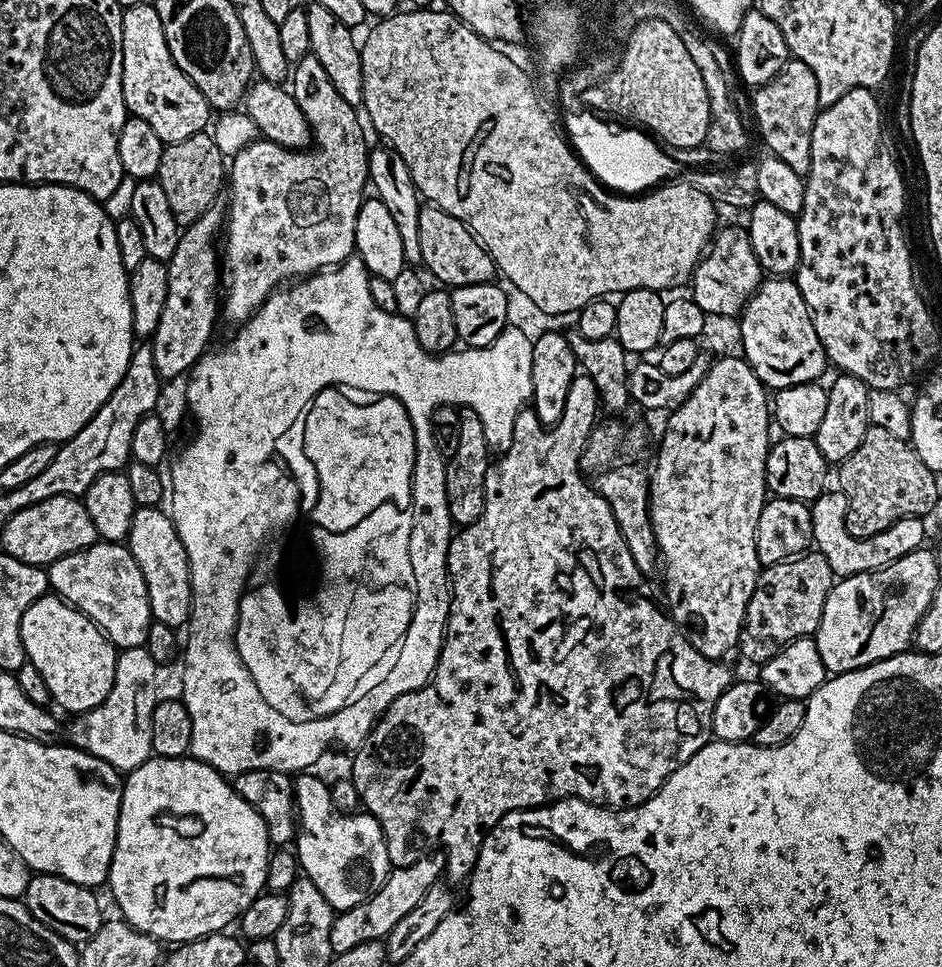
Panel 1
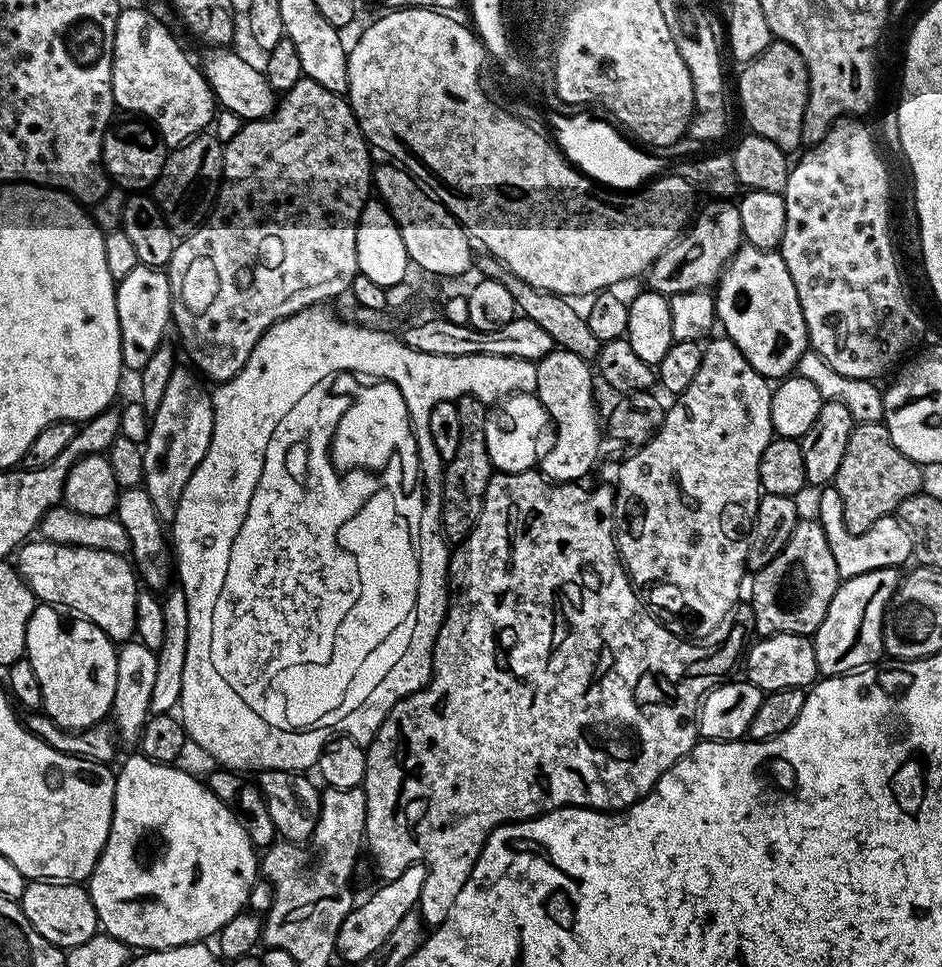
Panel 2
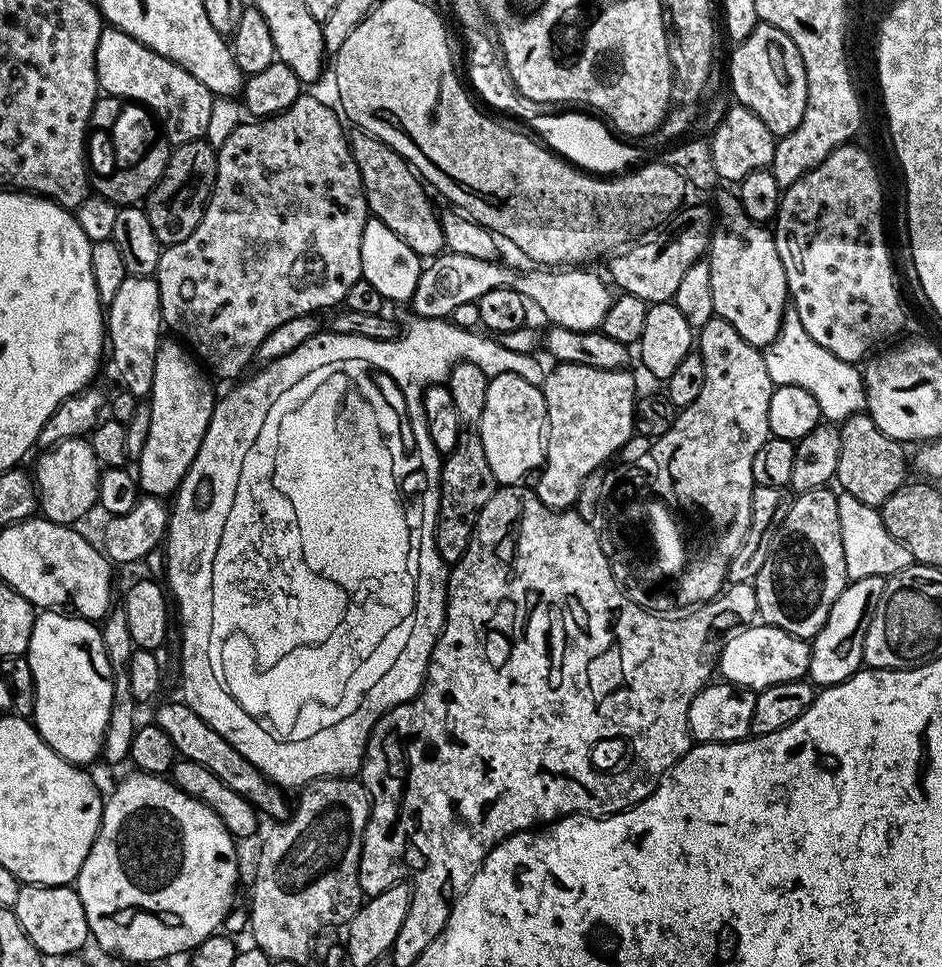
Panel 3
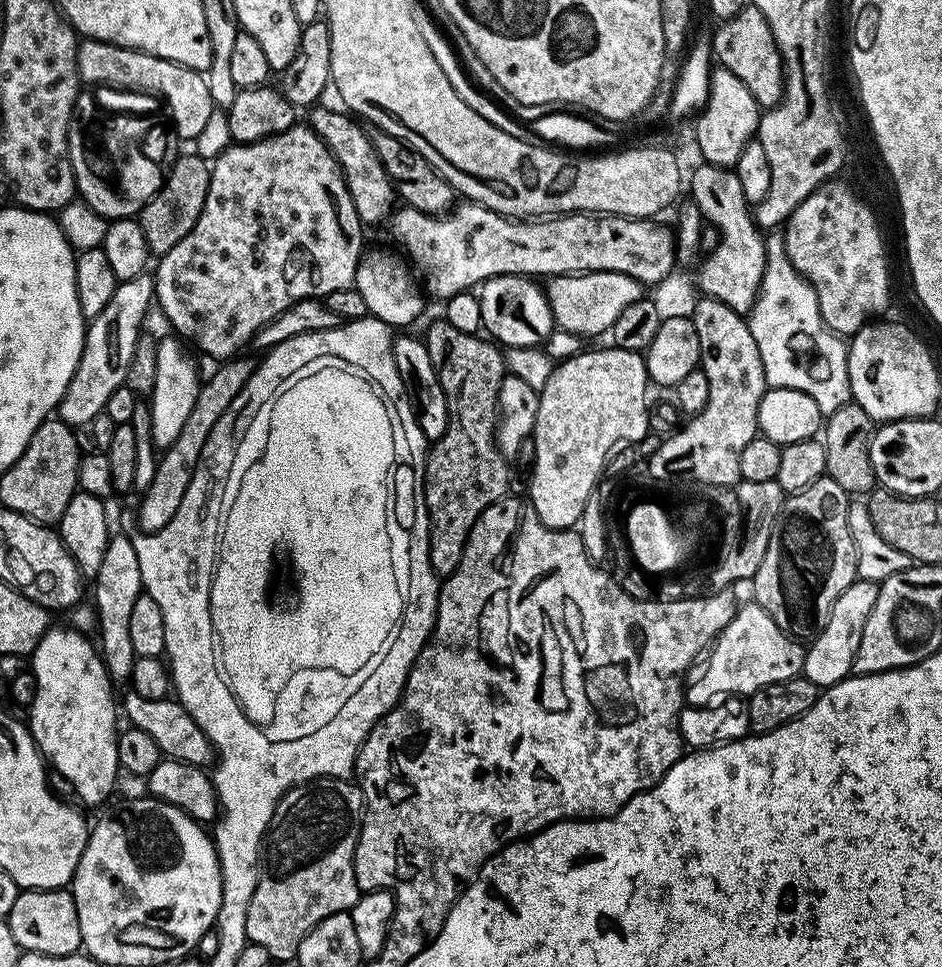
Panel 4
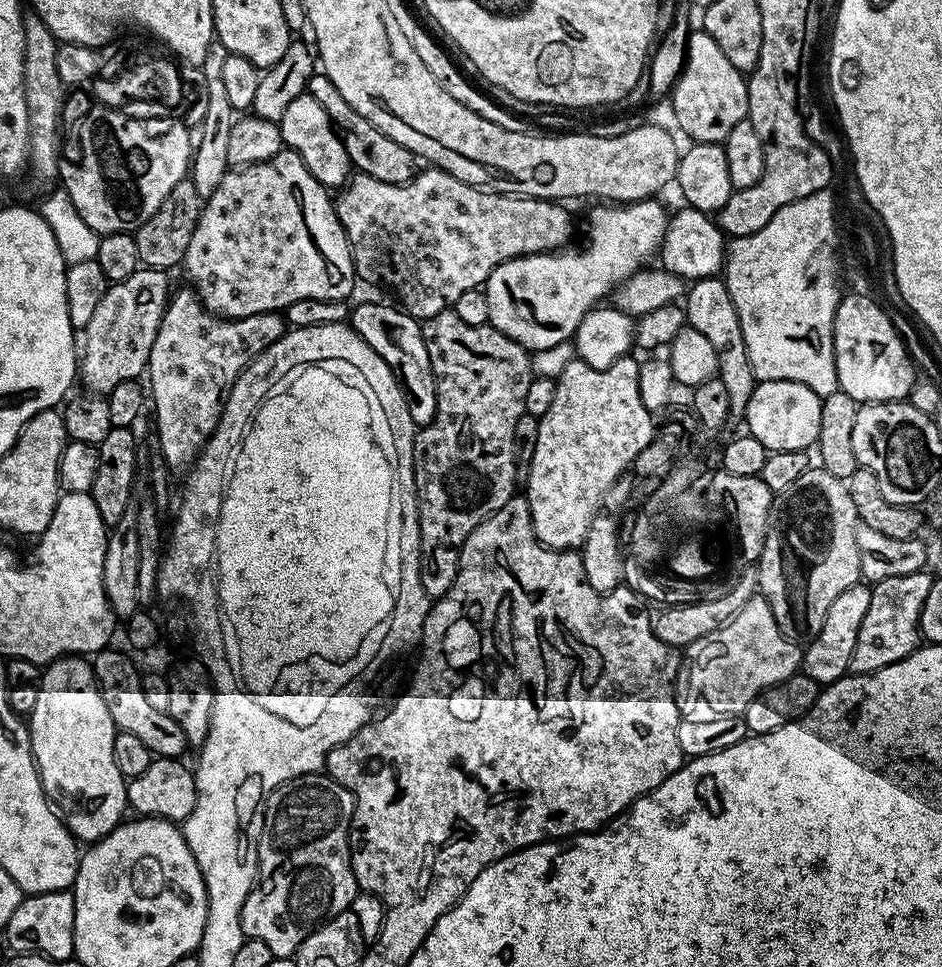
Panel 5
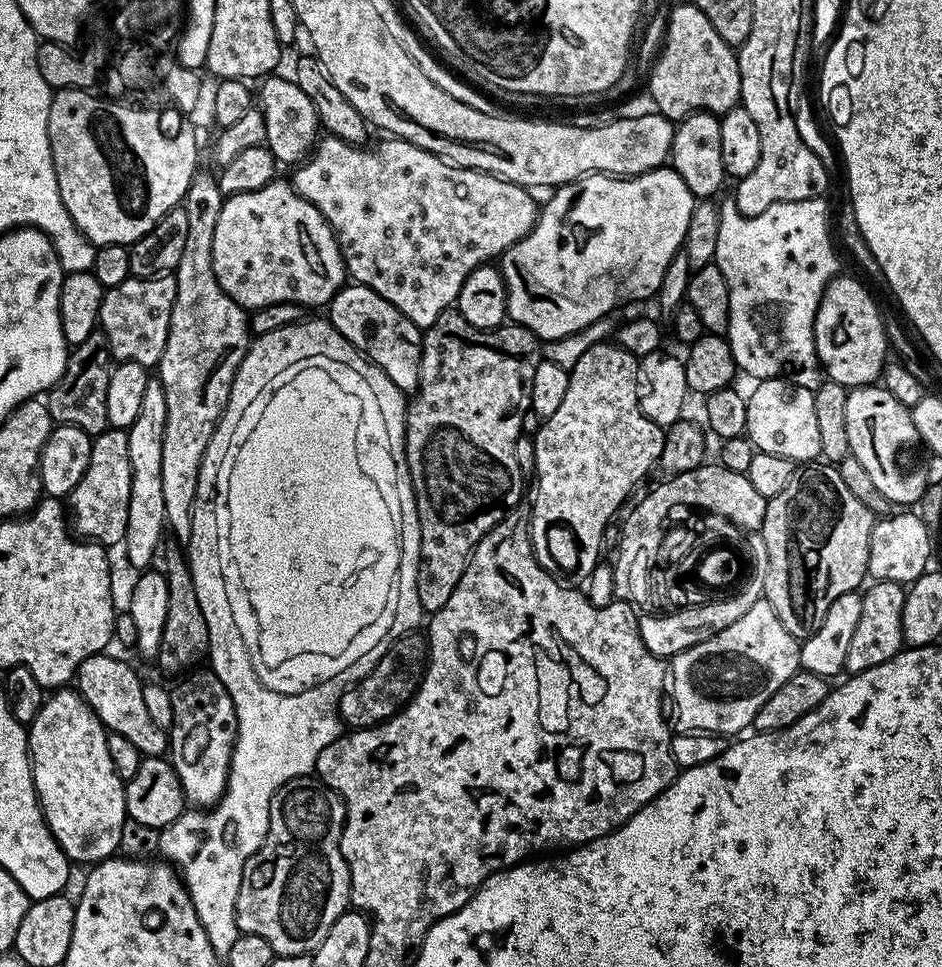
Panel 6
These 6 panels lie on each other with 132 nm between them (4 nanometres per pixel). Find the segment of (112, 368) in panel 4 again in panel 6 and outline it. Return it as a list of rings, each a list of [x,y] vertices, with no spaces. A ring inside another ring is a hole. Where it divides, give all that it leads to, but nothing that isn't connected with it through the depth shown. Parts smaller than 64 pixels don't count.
[[[172,274],[155,276],[152,280],[130,278],[126,282],[105,291],[98,328],[104,333],[108,343],[108,351],[113,361],[138,362],[142,367],[149,370],[155,369],[159,365],[170,330],[170,310],[174,306],[175,293],[176,278]]]

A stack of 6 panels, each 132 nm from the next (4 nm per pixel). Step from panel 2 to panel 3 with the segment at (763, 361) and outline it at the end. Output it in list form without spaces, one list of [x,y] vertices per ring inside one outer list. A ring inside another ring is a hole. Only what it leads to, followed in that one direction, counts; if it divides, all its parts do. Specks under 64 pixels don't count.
[[[735,191],[724,192],[714,203],[714,227],[712,242],[706,253],[708,262],[708,281],[710,290],[714,290],[714,310],[719,319],[730,322],[746,342],[761,350],[778,338],[780,327],[784,324],[784,313],[790,304],[786,270],[782,258],[778,258],[778,246],[775,235],[768,232],[763,223],[754,221],[746,214],[739,195]]]

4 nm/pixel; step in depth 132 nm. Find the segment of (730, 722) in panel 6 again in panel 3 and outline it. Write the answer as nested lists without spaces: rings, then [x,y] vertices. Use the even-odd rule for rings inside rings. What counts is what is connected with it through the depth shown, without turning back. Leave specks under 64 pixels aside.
[[[756,622],[741,627],[724,641],[718,672],[719,675],[724,675],[721,677],[729,684],[759,690],[778,682],[805,679],[811,657],[812,645],[809,641],[786,634],[786,630],[776,628],[773,624]]]

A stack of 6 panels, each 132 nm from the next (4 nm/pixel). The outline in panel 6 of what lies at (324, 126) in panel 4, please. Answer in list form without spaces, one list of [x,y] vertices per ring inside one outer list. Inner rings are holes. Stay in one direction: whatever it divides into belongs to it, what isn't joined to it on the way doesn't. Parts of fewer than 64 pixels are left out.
[[[272,74],[259,81],[258,87],[258,107],[260,113],[264,115],[264,125],[266,134],[264,144],[274,154],[274,158],[281,165],[299,165],[308,159],[314,145],[317,143],[318,135],[321,131],[320,120],[314,110],[314,102],[298,90],[295,79],[283,80],[280,74]]]

